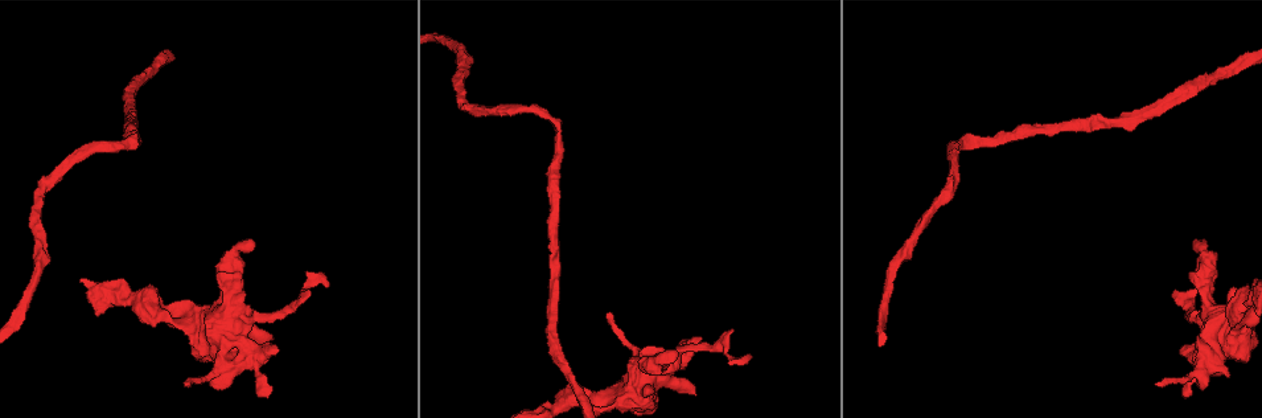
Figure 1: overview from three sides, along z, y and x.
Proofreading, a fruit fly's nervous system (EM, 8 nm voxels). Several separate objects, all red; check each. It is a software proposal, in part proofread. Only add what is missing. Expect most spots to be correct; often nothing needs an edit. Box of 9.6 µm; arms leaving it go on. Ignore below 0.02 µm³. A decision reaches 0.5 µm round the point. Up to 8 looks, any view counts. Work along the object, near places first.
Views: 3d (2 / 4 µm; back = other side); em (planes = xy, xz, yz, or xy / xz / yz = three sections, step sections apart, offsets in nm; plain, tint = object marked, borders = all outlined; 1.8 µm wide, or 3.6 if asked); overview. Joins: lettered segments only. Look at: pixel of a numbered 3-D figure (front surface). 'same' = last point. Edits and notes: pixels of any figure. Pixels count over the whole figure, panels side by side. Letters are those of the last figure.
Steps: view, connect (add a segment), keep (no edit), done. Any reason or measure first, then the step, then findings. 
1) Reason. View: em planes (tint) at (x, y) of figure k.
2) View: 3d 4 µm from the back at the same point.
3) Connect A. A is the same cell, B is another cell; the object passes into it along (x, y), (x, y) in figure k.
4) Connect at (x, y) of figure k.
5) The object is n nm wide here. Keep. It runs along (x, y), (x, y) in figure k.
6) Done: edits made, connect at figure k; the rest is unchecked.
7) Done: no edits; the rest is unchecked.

View: 3d 2 µm at (748, 353) of figure 1.

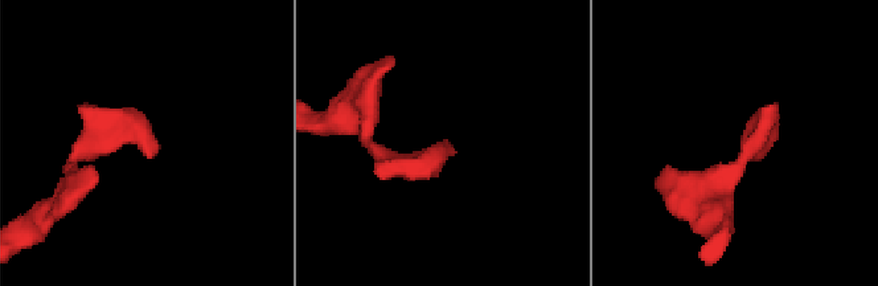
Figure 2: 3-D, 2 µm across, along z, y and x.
Shape alone is not enough. View: em planes (borders) at (449, 144) of figure 2.

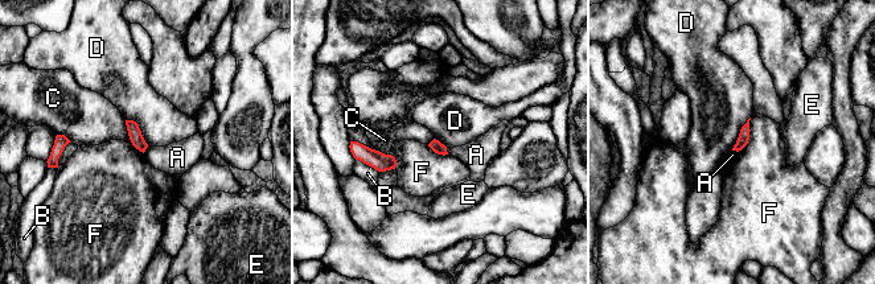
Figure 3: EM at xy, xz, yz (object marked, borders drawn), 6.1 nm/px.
The longest contact is with F, 220 nm. Keep. A, B, C, D, E and F are other cells; a border runs along (126, 119), (138, 124), (148, 145) in figure 3; no lettered segment goes on from it.

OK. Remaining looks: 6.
Tapers out. View: 3d 2 µm at (187, 387) of figure 1.

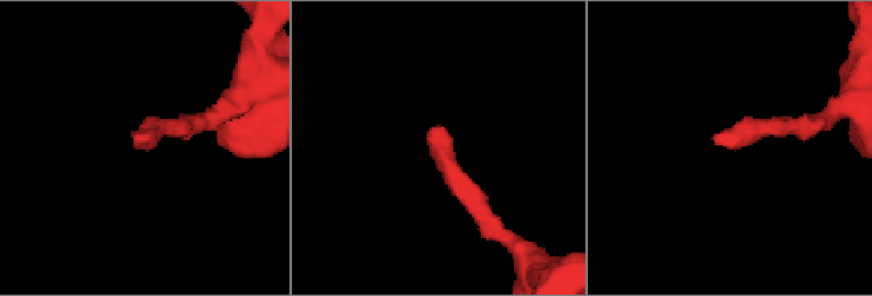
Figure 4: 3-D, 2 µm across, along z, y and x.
Now the EM. View: em planes (plain) at (430, 127) of figure 4.

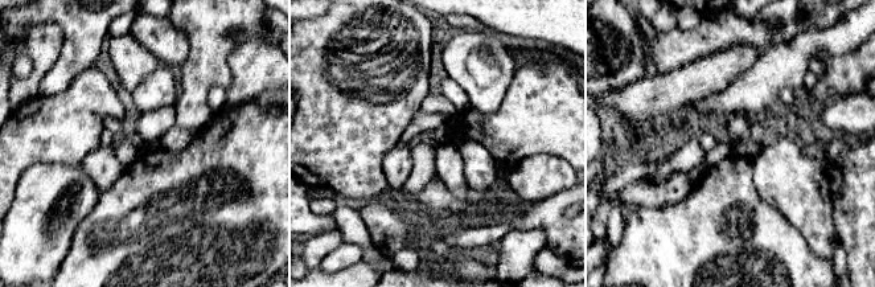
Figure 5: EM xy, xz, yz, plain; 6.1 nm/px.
View: em planes (borders) at the same point.

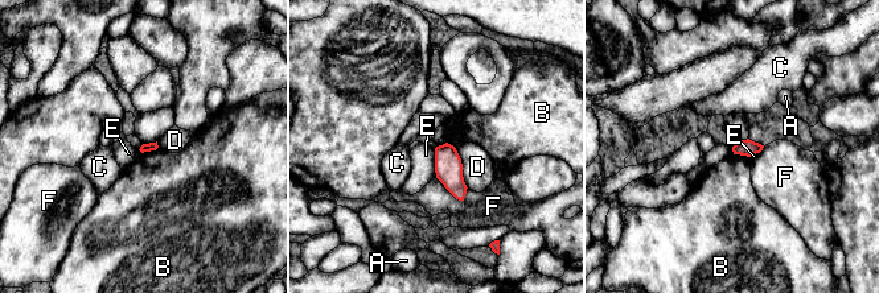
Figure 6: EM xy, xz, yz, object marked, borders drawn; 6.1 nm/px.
Keep. A, B, C, D, E and F are other cells; no lettered segment goes on from it.

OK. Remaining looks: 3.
Thick end. View: 3d 4 µm at (698, 336) of figure 1.

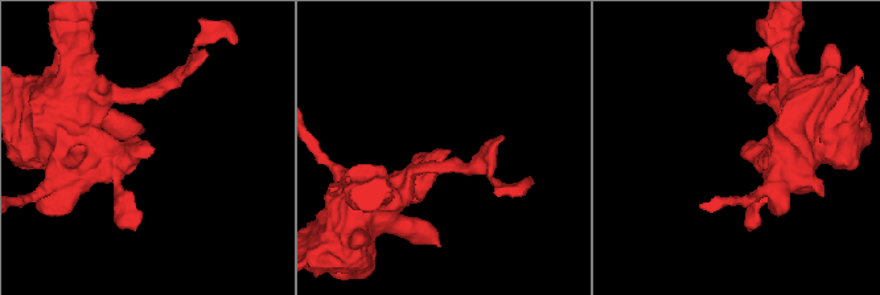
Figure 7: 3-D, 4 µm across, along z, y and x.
Now the EM. View: em planes (plain) at (150, 149) of figure 7.

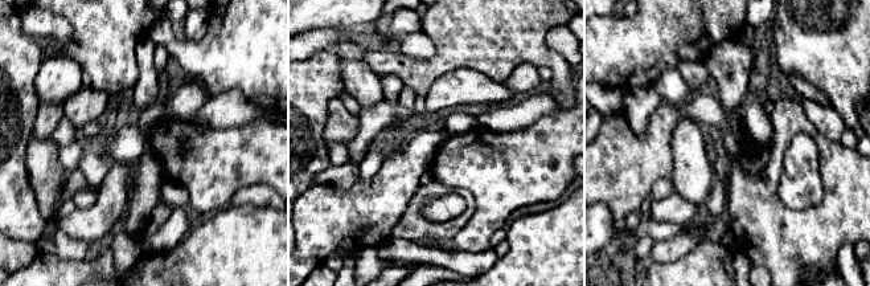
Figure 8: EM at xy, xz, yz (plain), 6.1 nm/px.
View: em planes (borders) at the same point.

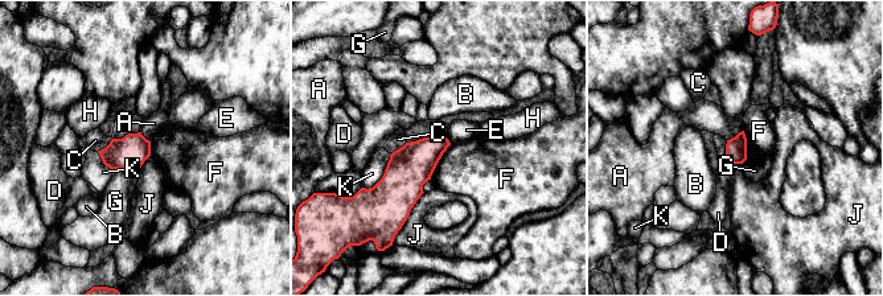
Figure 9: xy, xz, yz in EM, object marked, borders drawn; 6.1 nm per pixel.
Keep. A, B, C, D, E, F, G, H, J and K are other cells; a border runs along (451, 144), (431, 175) in figure 9; no lettered segment goes on from it.

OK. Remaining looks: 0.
Done: no edits; the rest is unchecked.

